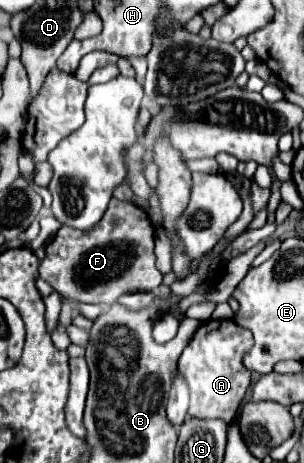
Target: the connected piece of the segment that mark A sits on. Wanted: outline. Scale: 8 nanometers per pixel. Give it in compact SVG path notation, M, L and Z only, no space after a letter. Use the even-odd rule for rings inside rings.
M206 320L194 332L192 340L184 348L178 370L184 376L190 390L188 416L196 420L224 420L230 424L240 408L240 402L250 386L250 370L244 368L242 356L254 344L252 332L236 324L234 320Z

